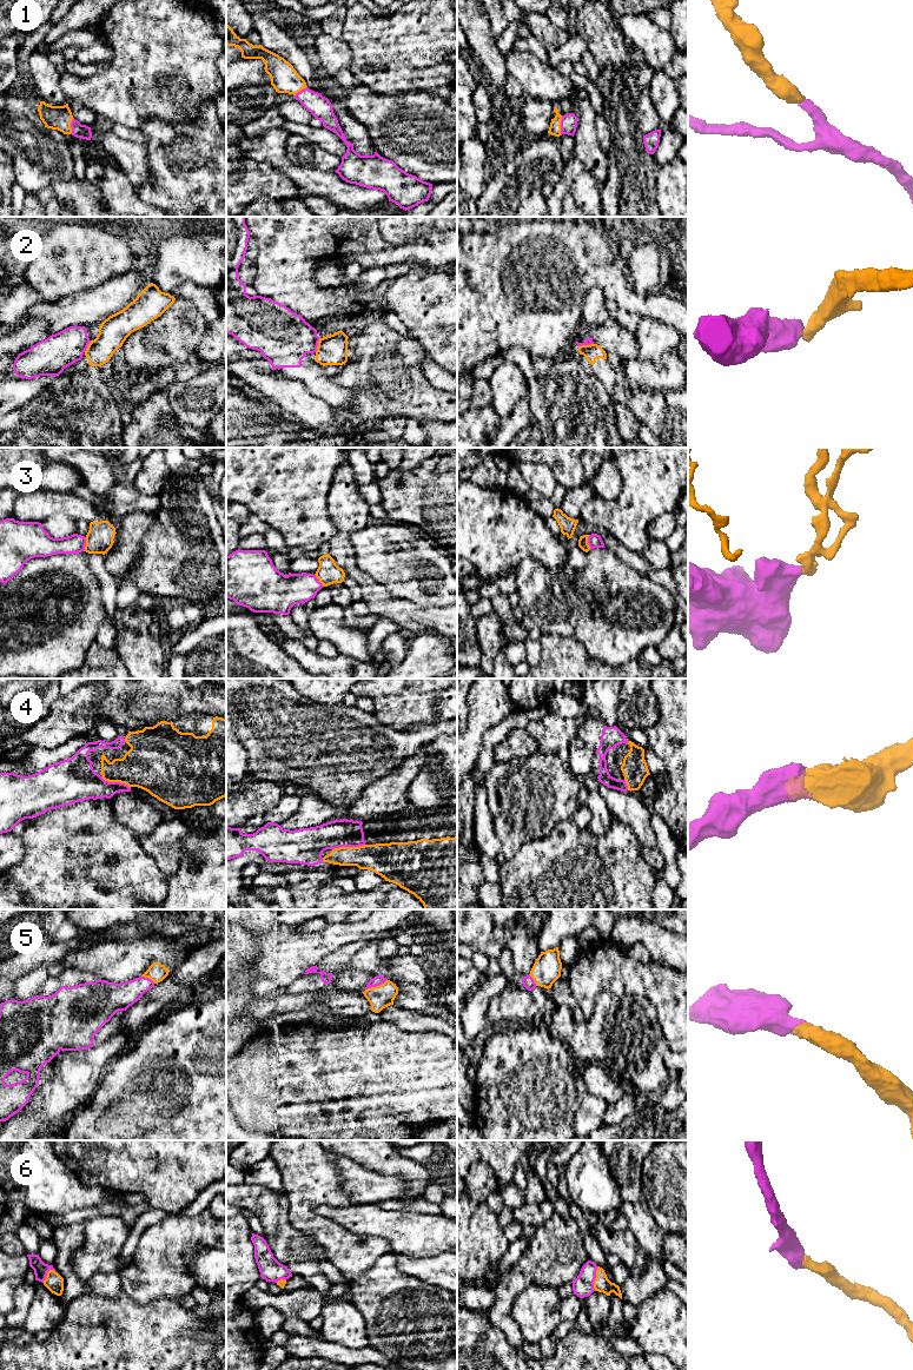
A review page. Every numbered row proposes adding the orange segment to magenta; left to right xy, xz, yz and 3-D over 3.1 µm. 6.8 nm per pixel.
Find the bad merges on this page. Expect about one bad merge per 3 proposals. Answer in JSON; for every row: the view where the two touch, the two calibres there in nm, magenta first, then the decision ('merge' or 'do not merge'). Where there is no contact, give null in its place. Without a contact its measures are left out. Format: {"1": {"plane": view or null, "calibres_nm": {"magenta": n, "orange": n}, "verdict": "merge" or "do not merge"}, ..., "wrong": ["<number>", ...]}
{"1": {"plane": "yz", "calibres_nm": {"magenta": 110, "orange": 80}, "verdict": "merge"}, "2": {"plane": "xz", "calibres_nm": {"magenta": 360, "orange": 200}, "verdict": "do not merge"}, "3": {"plane": "xy", "calibres_nm": {"magenta": 130, "orange": 190}, "verdict": "do not merge"}, "4": {"plane": "xz", "calibres_nm": {"magenta": 200, "orange": 200}, "verdict": "merge"}, "5": {"plane": "xz", "calibres_nm": {"magenta": 70, "orange": 160}, "verdict": "merge"}, "6": {"plane": "yz", "calibres_nm": {"magenta": 140, "orange": 110}, "verdict": "merge"}, "wrong": ["2", "3"]}

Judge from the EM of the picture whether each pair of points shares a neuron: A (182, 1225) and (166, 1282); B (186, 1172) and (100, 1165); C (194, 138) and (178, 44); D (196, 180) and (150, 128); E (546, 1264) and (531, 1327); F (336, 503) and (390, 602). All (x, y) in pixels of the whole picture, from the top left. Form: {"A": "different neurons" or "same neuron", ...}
{"A": "same neuron", "B": "same neuron", "C": "different neurons", "D": "same neuron", "E": "different neurons", "F": "same neuron"}

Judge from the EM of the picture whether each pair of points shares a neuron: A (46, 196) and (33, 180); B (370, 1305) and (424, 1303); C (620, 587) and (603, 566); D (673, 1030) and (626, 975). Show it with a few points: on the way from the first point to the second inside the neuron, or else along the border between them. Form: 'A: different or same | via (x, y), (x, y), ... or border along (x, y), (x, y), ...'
A: different | border along (51, 186), (42, 187), (35, 193)
B: same | via (383, 1305), (411, 1305)
C: same | via (615, 582), (604, 570)
D: same | via (673, 1014), (641, 981)

